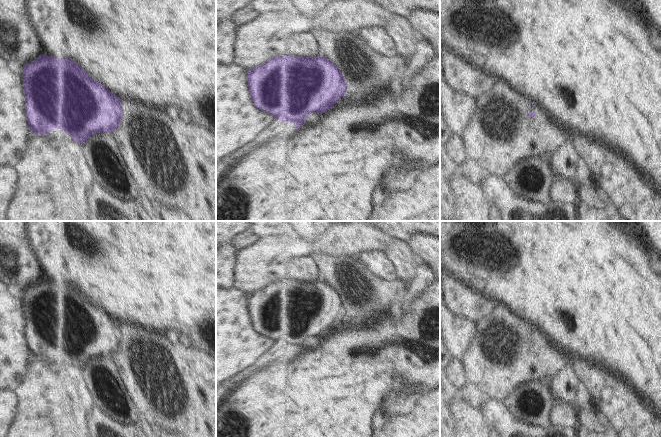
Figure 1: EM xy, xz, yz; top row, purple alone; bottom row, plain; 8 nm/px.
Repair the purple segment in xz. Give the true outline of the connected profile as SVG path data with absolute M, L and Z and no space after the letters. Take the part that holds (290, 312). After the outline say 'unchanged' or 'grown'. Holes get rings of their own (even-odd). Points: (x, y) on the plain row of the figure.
M273 280L262 289L248 294L248 310L254 329L261 335L275 340L279 345L291 346L295 352L301 352L311 337L323 338L332 333L337 325L346 320L346 304L341 294L325 280L292 281Z | unchanged

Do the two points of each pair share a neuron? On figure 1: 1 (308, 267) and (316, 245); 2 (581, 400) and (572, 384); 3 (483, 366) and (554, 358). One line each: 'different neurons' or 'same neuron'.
1: different neurons
2: same neuron
3: same neuron

